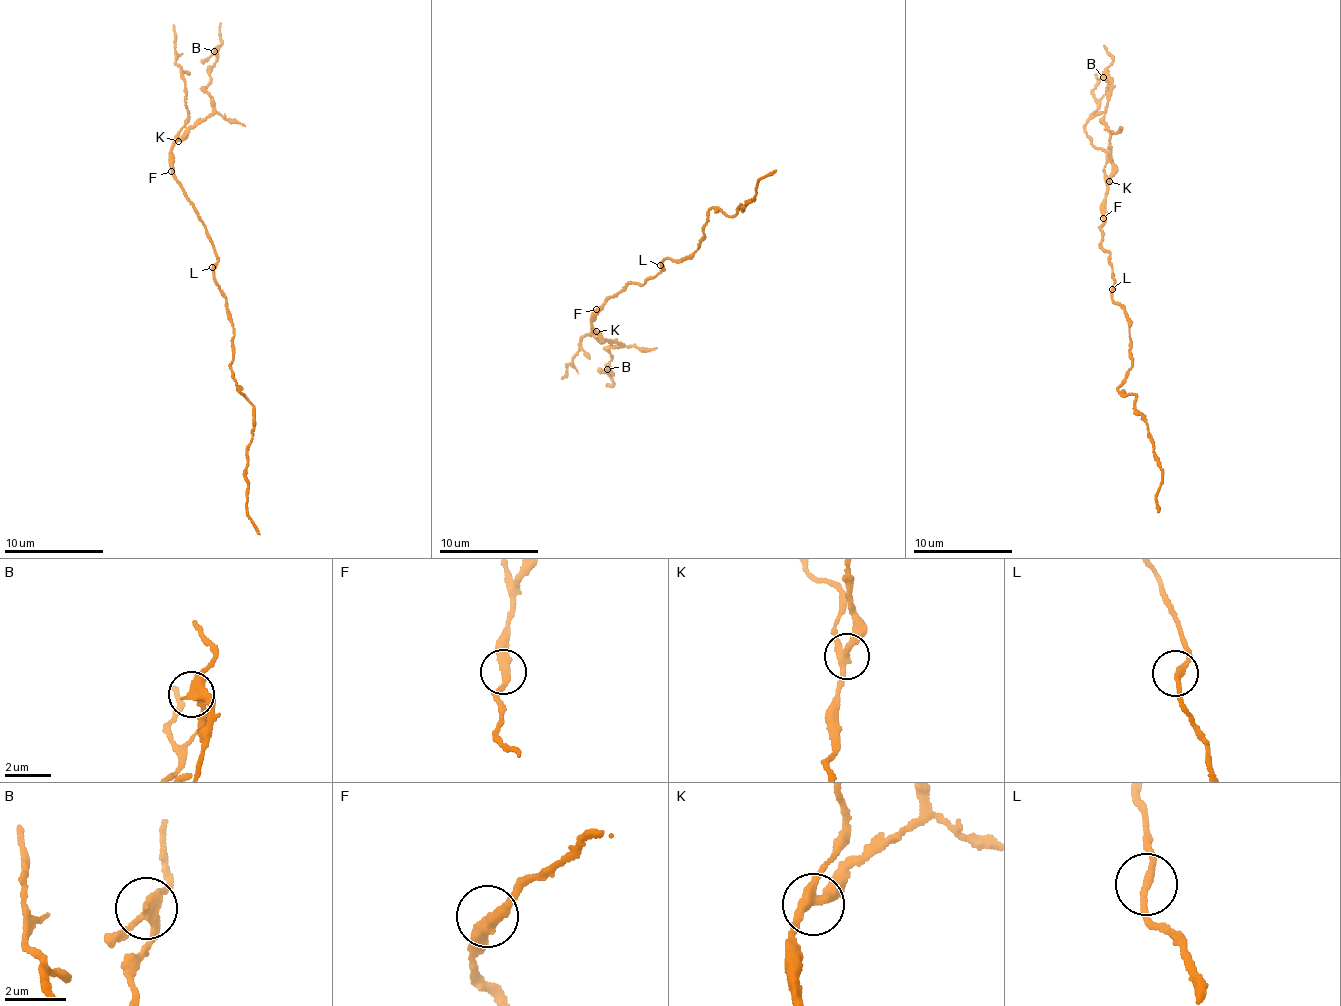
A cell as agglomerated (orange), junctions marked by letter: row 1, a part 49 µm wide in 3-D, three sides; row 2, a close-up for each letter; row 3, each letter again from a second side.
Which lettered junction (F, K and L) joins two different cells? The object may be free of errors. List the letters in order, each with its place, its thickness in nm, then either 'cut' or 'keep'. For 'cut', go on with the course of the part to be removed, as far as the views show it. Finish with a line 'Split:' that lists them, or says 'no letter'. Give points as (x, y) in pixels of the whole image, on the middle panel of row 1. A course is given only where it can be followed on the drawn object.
F: place (596, 309); calibre 360 nm; keep
K: place (596, 331); calibre 280 nm; cut; course (595, 332), (621, 345), (608, 353), (614, 383), (605, 384)
L: place (660, 265); calibre 220 nm; keep
Split: K

